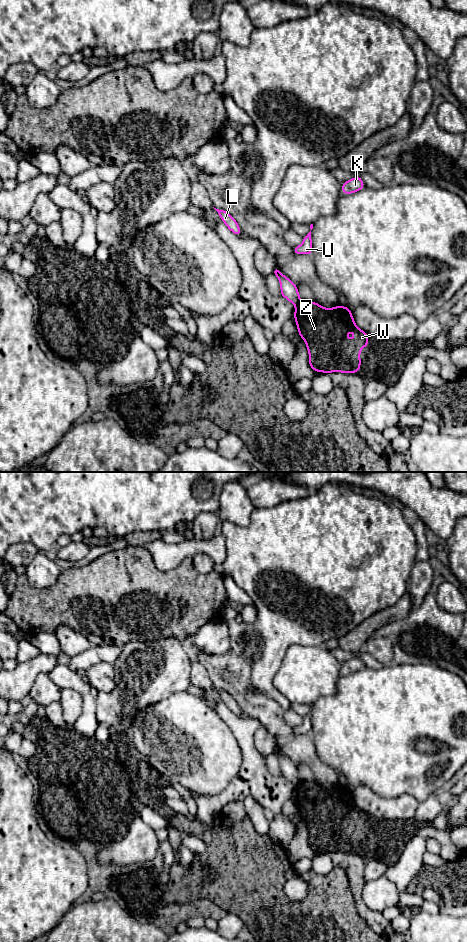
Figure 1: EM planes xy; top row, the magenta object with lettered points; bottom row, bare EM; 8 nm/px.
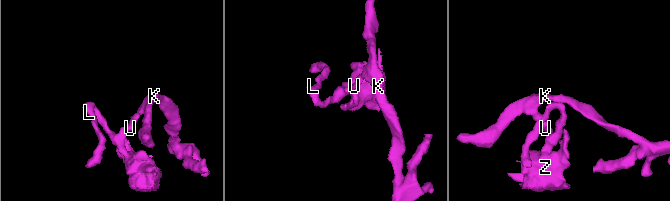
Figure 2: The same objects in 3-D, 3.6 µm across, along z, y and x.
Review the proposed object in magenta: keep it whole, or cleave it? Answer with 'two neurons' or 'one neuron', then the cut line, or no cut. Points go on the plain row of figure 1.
two neurons; cut xy (301, 781), (295, 786)

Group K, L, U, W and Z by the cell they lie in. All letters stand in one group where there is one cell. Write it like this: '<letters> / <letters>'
K L U / W Z

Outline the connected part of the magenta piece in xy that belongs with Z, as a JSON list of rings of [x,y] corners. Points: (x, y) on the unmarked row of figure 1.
[[[301,781],[295,786],[294,799],[314,851],[329,854],[360,850],[360,832],[369,824],[368,815],[357,807],[349,788],[324,788],[317,782]]]

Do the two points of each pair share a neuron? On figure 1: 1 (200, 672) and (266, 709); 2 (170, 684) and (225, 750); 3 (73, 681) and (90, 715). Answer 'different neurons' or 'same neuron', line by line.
1: different neurons
2: different neurons
3: same neuron

